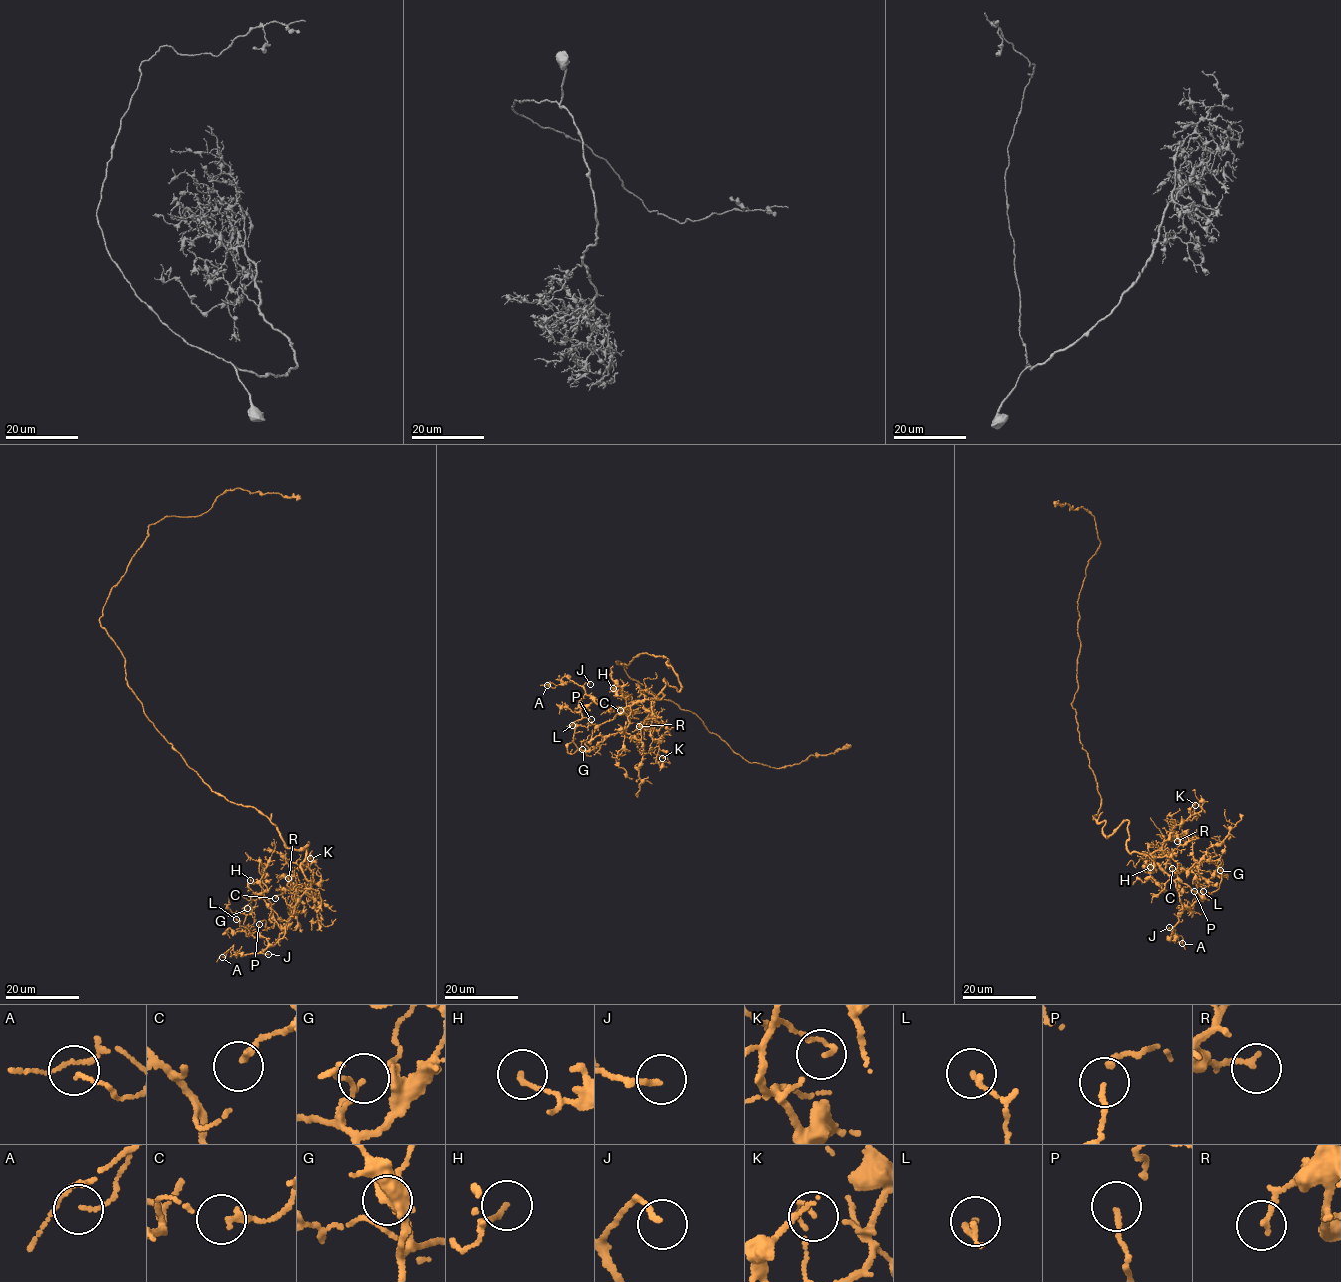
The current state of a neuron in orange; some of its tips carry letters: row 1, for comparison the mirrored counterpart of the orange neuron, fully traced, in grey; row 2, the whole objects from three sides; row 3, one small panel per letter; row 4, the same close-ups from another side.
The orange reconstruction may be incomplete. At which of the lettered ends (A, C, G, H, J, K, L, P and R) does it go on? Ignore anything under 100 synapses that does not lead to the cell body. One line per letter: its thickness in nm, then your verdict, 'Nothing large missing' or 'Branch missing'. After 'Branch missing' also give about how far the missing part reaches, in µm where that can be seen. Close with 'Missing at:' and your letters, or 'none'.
A: Thickness 100 nm. Nothing large missing
C: Thickness 140 nm. Nothing large missing
G: Thickness 100 nm. Nothing large missing
H: Thickness 120 nm. Nothing large missing
J: Thickness 160 nm. Nothing large missing
K: Thickness 110 nm. Nothing large missing
L: Thickness 160 nm. Nothing large missing
P: Thickness 90 nm. Nothing large missing
R: Thickness 150 nm. Nothing large missing
Missing at: none

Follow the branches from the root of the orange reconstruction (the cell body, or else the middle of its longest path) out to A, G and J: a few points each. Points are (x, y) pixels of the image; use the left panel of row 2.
A: (169, 743), (287, 847), (307, 845), (312, 883), (285, 934), (222, 957)
G: (169, 743), (287, 847), (307, 845), (312, 883), (282, 938), (246, 931), (247, 908)
J: (169, 743), (287, 847), (307, 845), (311, 885), (268, 954)

